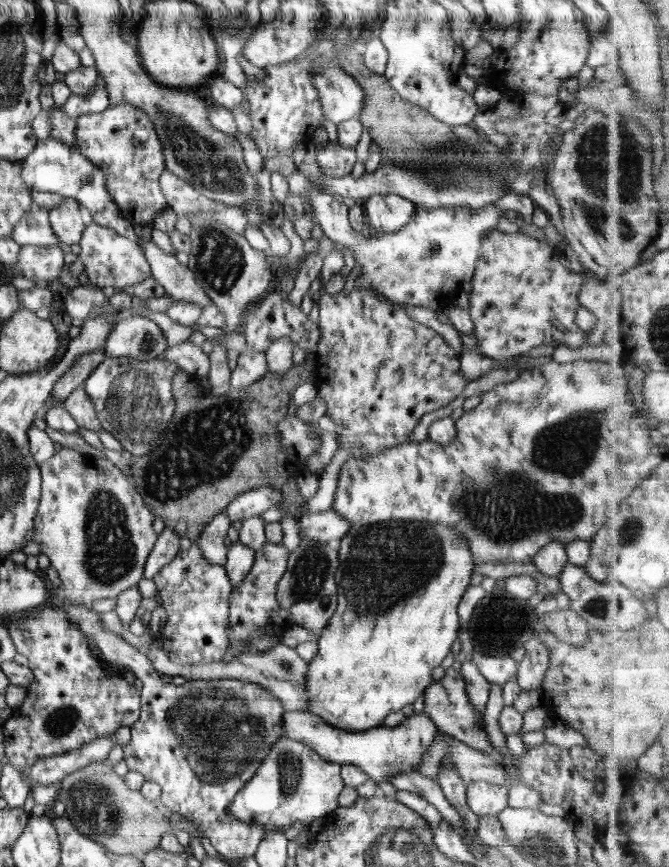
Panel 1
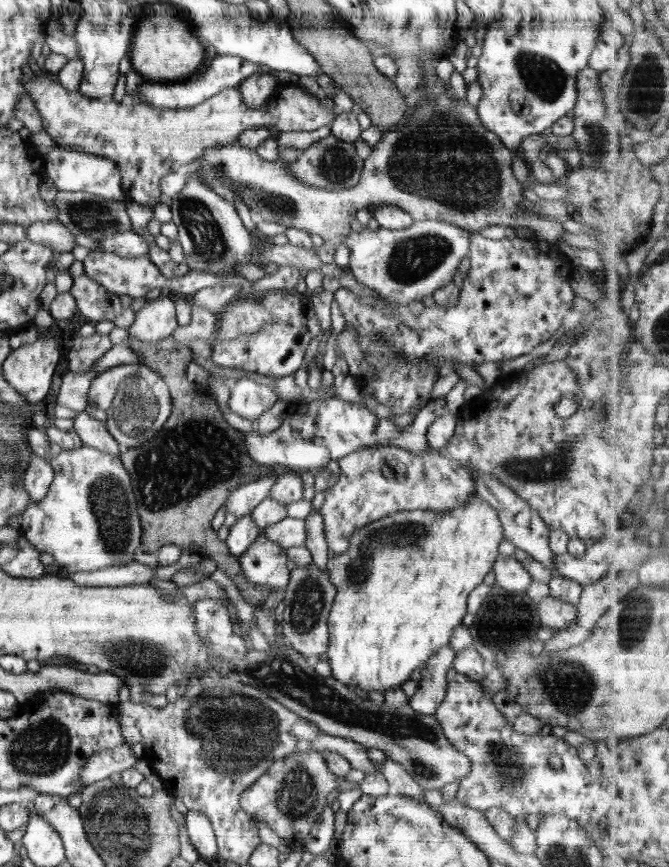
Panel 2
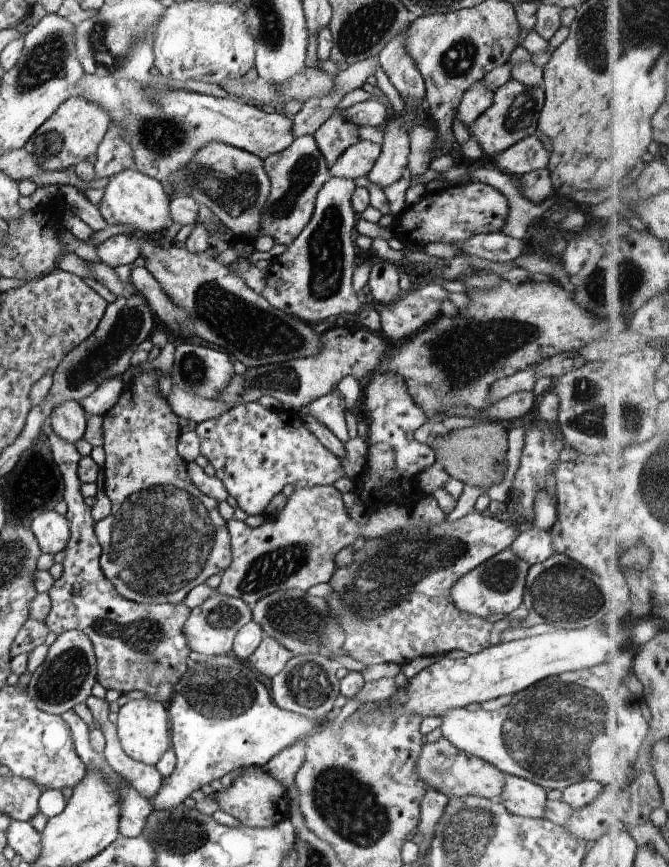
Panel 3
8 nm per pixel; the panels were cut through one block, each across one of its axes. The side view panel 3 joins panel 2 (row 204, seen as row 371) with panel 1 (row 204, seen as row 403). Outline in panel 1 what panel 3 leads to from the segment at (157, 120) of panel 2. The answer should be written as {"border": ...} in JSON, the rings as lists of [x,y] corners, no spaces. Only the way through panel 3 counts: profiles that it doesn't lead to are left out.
{"border":[[[128,103],[109,105],[102,112],[80,115],[76,121],[75,144],[84,157],[106,174],[108,193],[123,213],[123,218],[127,218],[131,224],[152,227],[159,213],[169,205],[159,186],[160,176],[166,169],[162,144],[148,115],[142,109]]]}

